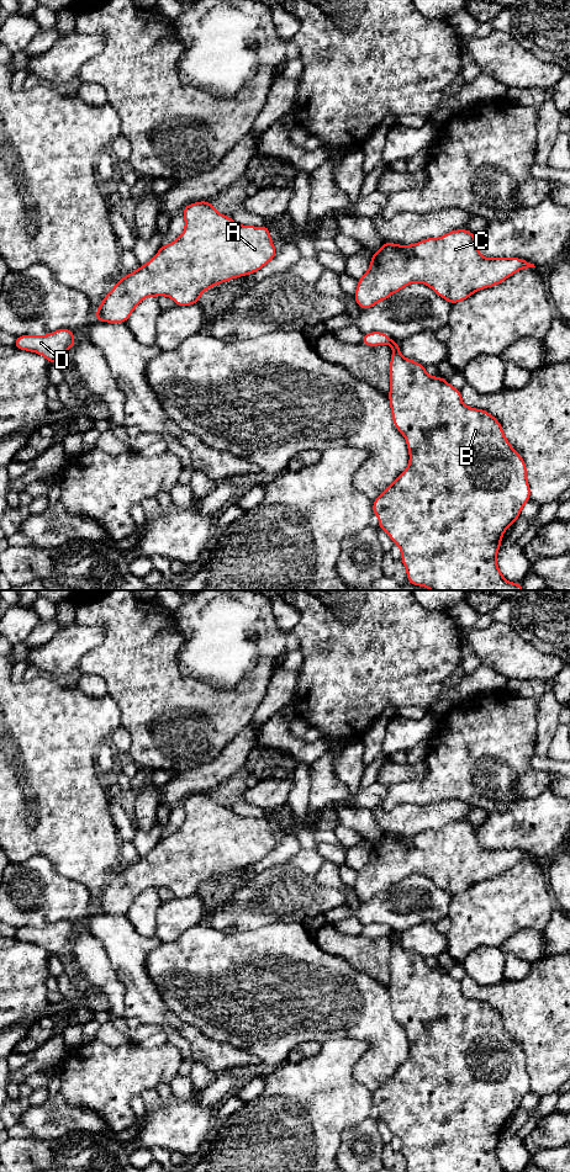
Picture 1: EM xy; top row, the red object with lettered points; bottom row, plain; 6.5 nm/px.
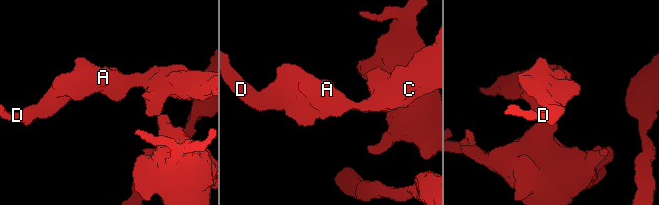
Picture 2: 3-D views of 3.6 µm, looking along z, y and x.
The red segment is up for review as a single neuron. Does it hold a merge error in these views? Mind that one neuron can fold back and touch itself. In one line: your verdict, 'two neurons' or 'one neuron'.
two neurons

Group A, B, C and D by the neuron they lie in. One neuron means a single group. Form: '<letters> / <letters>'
A C D / B

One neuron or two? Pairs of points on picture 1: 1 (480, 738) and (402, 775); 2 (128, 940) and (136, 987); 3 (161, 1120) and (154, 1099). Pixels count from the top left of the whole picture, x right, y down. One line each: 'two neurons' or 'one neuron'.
1: two neurons
2: one neuron
3: two neurons

